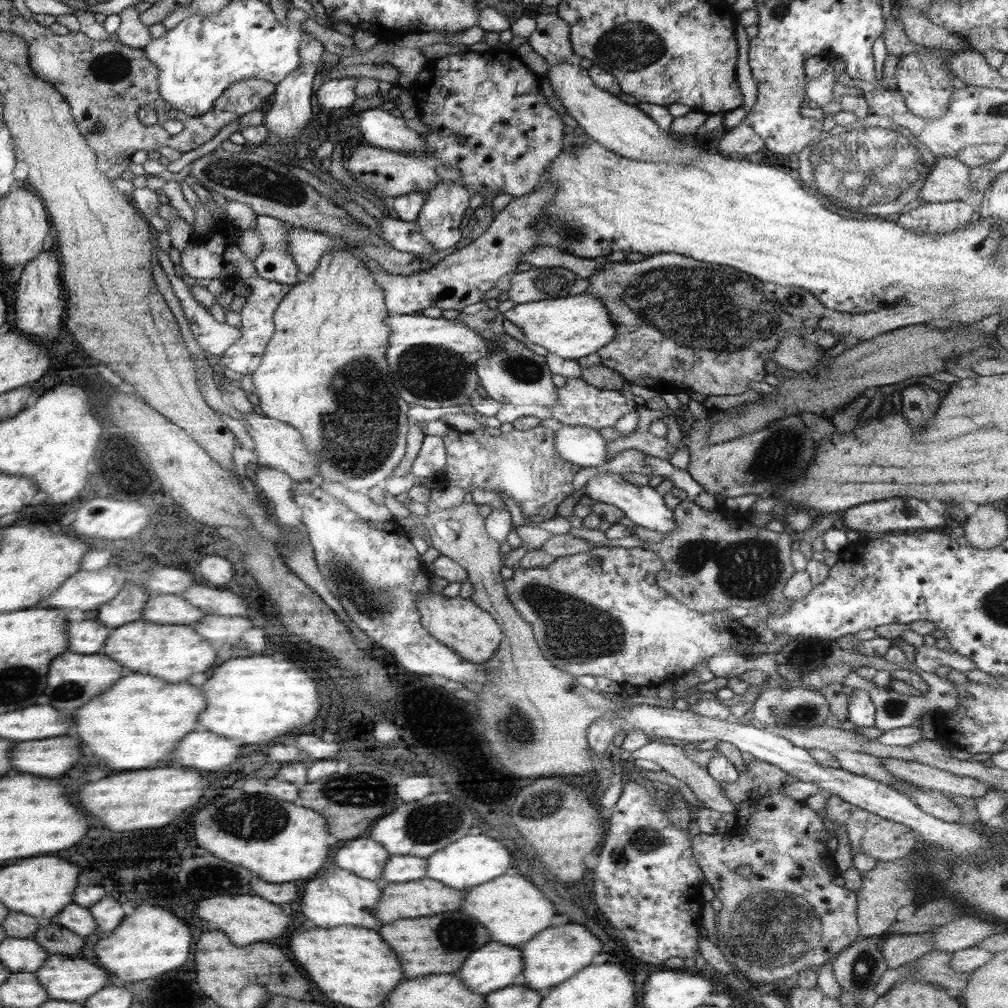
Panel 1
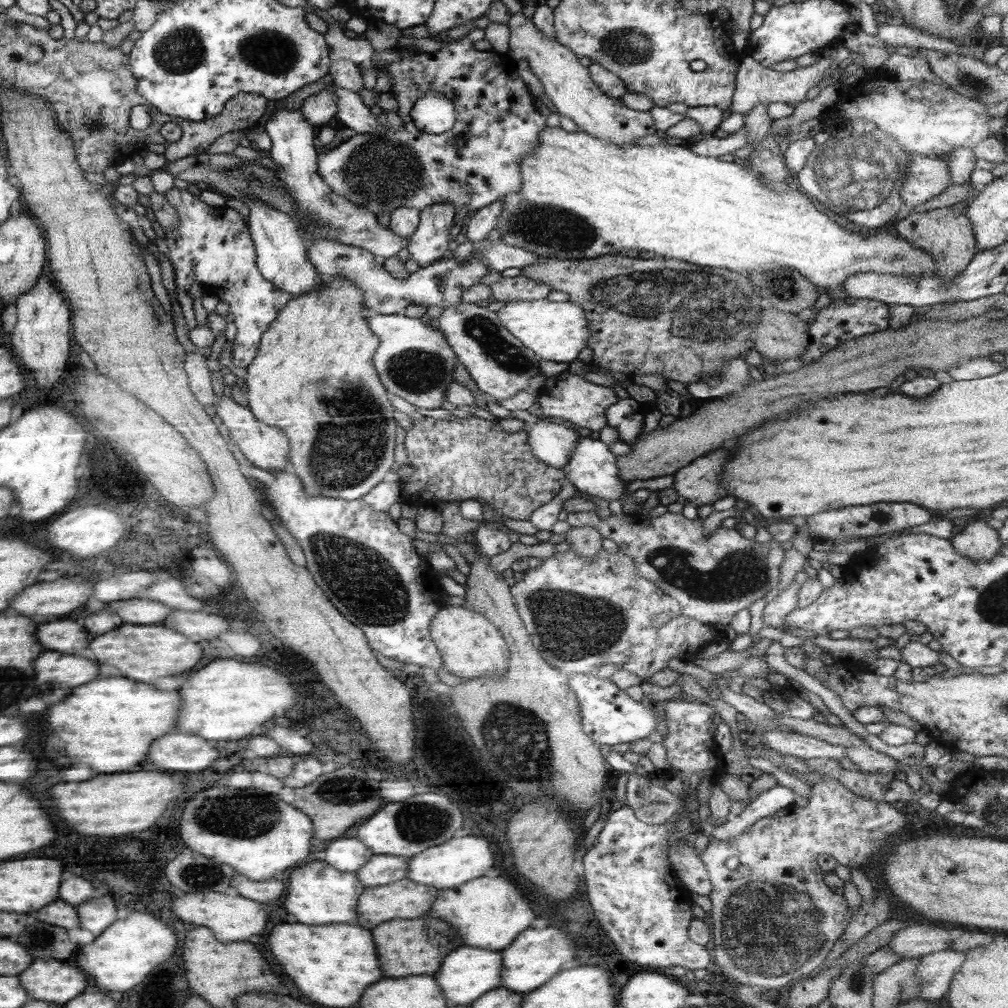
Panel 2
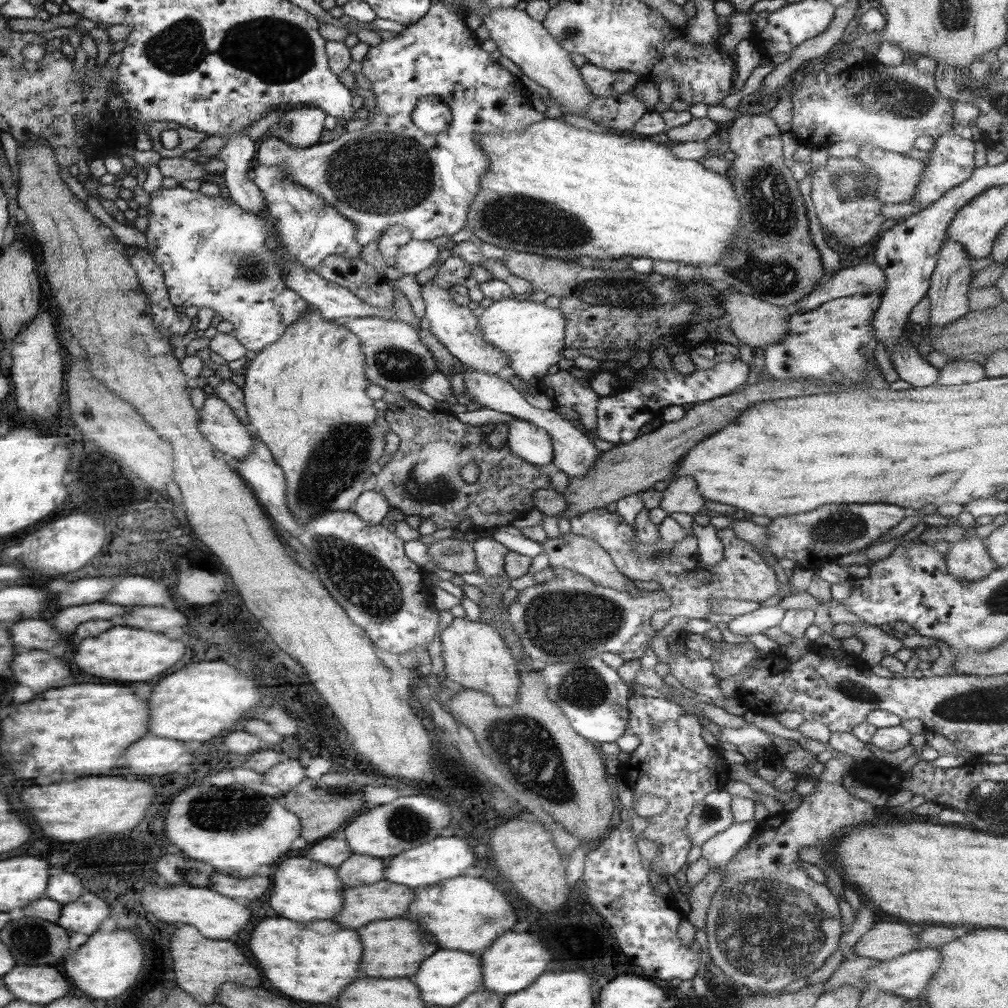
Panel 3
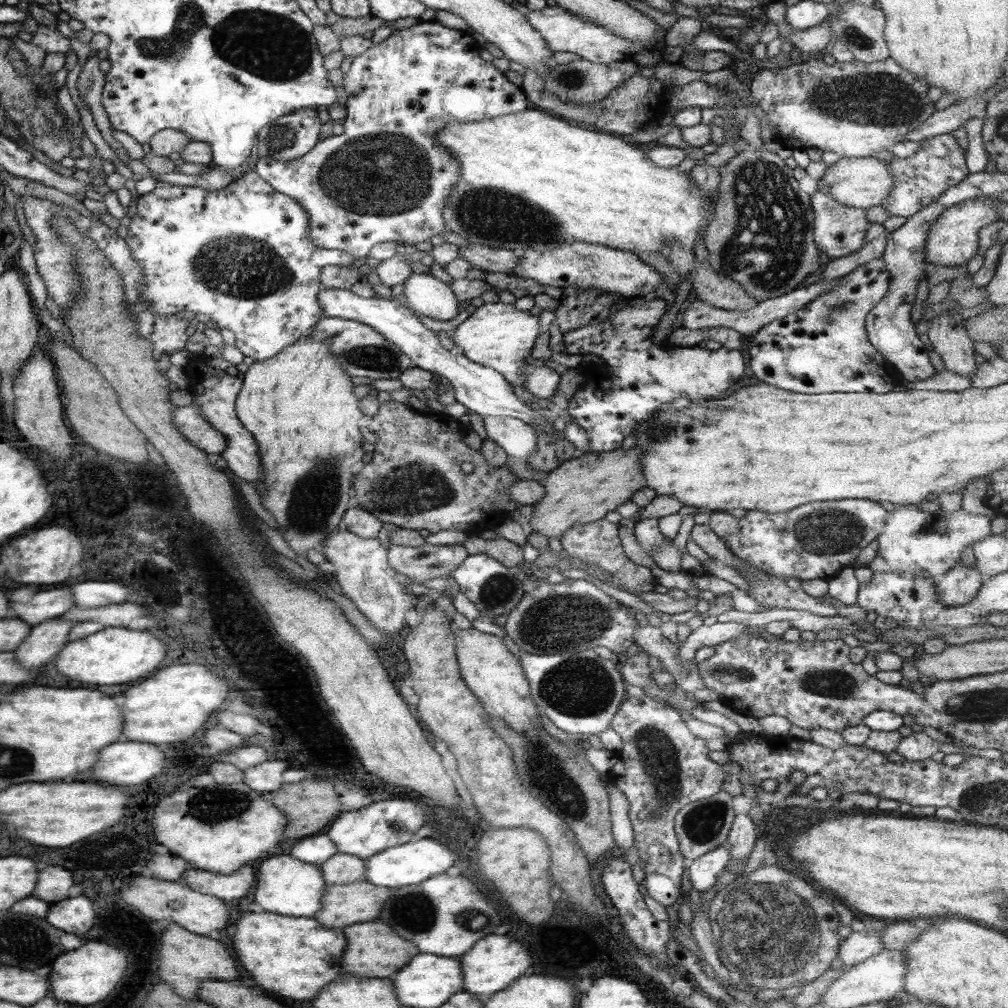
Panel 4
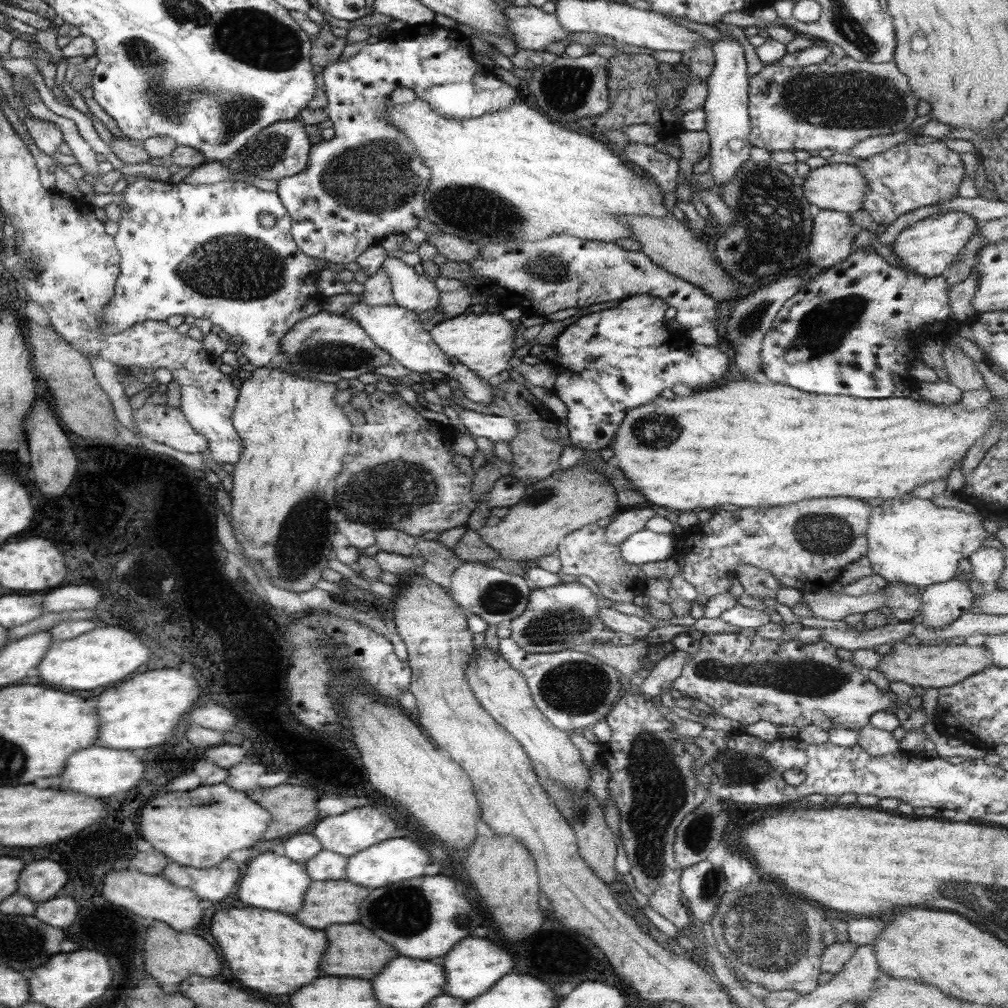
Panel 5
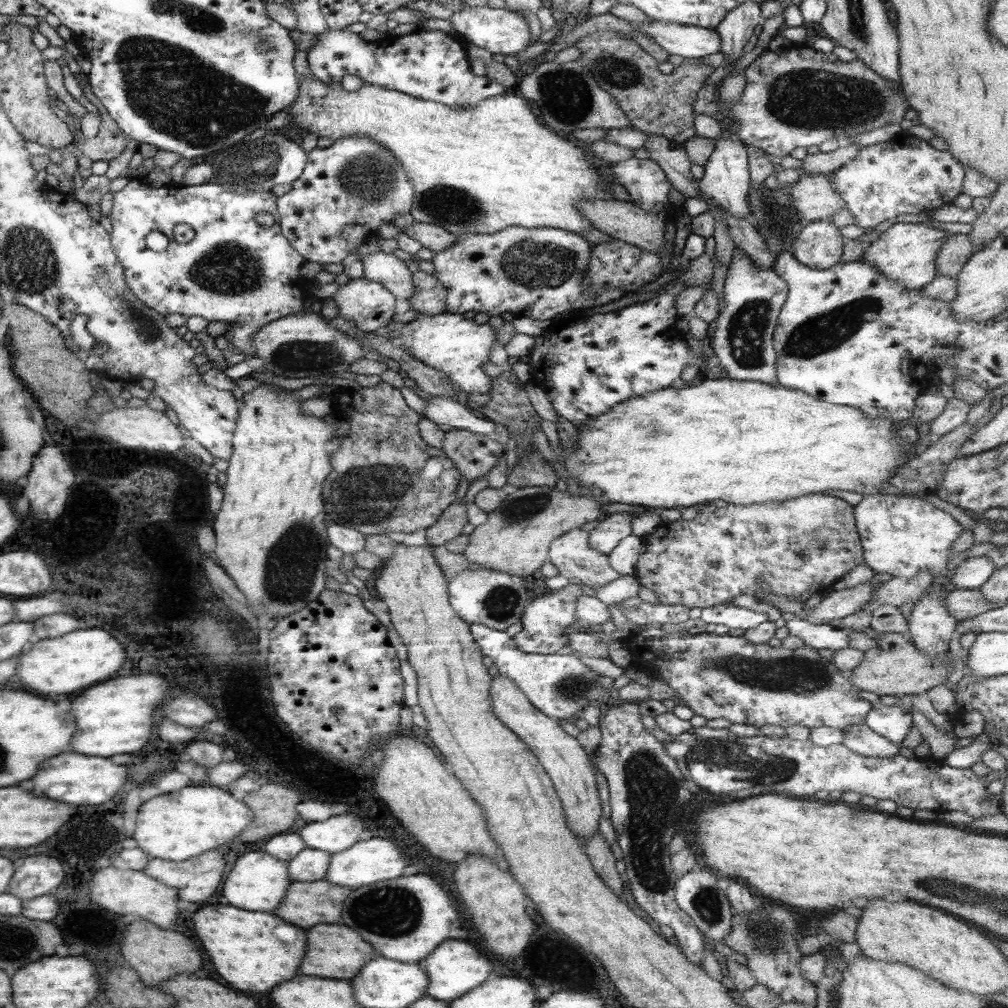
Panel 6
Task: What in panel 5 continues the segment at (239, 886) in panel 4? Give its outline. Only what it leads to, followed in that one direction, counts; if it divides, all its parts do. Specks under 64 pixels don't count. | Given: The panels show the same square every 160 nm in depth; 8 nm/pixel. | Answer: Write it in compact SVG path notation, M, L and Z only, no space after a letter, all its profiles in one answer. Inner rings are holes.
M223 860L212 868L182 866L170 862L162 875L179 887L202 894L202 898L210 902L218 902L228 898L239 886L240 868L233 860Z

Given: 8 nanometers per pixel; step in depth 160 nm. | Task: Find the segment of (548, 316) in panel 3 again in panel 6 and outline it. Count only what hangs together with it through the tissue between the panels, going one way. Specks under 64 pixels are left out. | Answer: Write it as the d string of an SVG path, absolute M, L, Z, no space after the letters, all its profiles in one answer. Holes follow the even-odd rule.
M462 314L420 316L414 321L393 325L392 338L410 356L444 371L458 392L486 394L494 385L493 379L482 369L482 365L489 361L490 351L497 340L494 328L488 323L476 324L474 319L466 320Z

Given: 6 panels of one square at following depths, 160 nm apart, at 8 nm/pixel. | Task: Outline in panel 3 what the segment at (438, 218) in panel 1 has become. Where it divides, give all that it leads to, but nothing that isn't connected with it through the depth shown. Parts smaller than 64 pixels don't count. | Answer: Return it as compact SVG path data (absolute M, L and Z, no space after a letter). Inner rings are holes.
M411 239L395 256L397 258L395 267L402 271L404 276L418 275L422 270L434 267L440 256L439 246L435 246L431 240Z

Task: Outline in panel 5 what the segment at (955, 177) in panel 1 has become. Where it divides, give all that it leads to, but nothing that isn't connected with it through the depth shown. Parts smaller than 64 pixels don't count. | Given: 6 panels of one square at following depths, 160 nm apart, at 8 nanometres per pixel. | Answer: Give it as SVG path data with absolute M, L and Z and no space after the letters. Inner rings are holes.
M827 163L811 169L802 188L808 202L849 215L863 208L867 178L856 165Z

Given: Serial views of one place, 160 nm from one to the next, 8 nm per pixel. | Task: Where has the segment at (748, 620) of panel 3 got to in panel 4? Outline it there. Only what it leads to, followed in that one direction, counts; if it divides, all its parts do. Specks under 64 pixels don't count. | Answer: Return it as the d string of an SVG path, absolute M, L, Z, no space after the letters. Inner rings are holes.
M717 622L711 626L703 624L693 630L684 643L678 643L679 659L682 662L691 661L702 649L714 648L727 640L742 636L748 627L747 624L737 622Z

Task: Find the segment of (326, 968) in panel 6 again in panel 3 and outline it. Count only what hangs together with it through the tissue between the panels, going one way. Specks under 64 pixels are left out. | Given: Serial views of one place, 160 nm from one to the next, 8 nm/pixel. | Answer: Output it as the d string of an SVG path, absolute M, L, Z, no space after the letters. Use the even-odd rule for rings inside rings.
M406 918L372 921L372 924L366 924L358 932L360 932L362 944L364 944L362 970L366 976L372 976L372 978L414 976L420 970L420 964L440 948L430 934L426 934L422 928L414 926L414 922L410 922Z

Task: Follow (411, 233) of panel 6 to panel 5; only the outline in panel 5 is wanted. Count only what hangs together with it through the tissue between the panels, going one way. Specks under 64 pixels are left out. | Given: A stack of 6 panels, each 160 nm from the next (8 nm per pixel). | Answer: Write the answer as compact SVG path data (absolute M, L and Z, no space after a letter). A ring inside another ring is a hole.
M444 232L429 235L426 240L434 247L438 248L439 253L445 256L447 260L456 262L468 262L479 253L481 245L475 242L464 240L454 234Z

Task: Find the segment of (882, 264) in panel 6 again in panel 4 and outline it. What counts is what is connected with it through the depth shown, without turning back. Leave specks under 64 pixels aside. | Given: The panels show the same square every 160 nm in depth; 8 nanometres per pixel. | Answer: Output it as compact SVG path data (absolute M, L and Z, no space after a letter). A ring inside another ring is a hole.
M998 196L968 199L947 208L930 227L926 240L926 260L935 266L958 266L967 264L977 255L979 232L981 228L1001 219L995 202L1001 202Z

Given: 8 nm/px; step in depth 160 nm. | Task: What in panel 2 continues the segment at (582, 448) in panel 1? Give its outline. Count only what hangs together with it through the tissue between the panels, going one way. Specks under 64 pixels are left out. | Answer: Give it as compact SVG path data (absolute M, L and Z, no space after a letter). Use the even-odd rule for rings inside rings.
M548 419L532 424L524 425L529 445L533 453L542 462L562 469L568 464L579 440L583 438L574 428L556 424Z

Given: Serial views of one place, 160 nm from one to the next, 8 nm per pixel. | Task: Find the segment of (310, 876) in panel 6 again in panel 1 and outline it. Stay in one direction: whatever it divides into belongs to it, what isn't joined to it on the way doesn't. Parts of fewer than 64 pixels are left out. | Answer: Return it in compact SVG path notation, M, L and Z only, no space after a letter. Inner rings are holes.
M391 855L386 861L382 880L389 882L410 882L426 878L428 861L417 856Z

